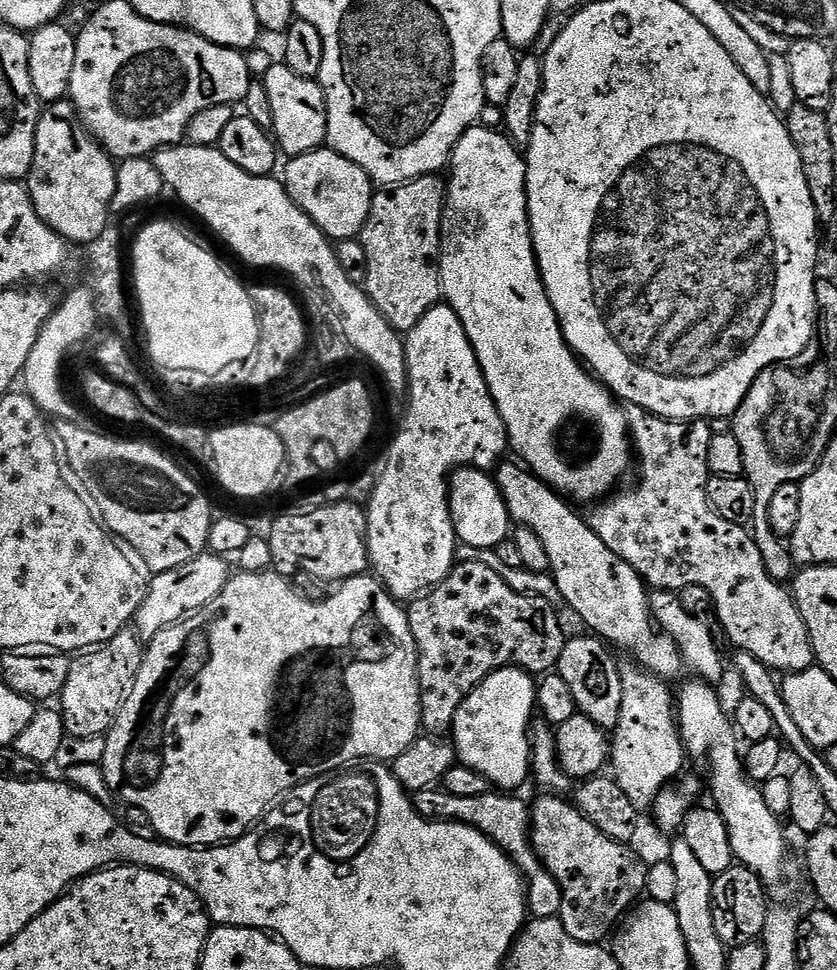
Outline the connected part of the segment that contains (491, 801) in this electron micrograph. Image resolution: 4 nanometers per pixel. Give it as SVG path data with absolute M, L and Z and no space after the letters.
M439 787L427 788L412 796L412 805L427 820L446 820L458 824L468 824L476 828L488 840L499 846L512 863L522 869L526 877L526 895L528 911L536 918L556 918L562 906L562 890L536 856L530 839L530 808L519 800L519 795L505 794L500 790L490 790L476 798L458 798L458 794L450 794Z

